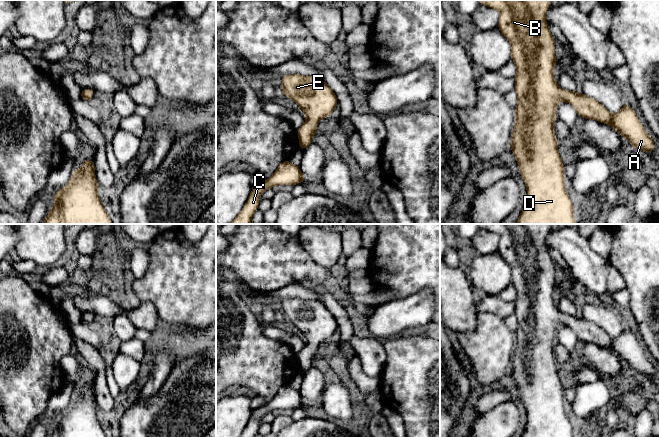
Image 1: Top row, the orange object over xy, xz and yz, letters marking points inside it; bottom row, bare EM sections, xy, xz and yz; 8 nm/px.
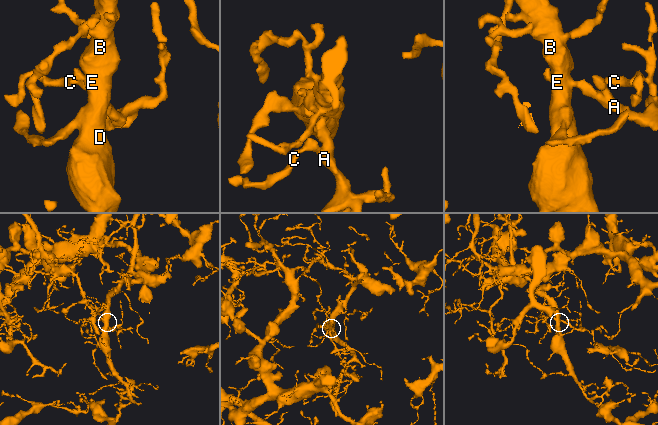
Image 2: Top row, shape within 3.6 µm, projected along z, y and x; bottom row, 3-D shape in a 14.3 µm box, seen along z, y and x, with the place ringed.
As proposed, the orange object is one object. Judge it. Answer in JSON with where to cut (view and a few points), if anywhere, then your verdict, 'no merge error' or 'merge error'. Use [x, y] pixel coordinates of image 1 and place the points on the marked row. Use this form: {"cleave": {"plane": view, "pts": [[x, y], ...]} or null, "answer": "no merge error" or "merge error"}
{"cleave": null, "answer": "no merge error"}

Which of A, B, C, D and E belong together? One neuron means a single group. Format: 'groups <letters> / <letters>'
groups A B C D E

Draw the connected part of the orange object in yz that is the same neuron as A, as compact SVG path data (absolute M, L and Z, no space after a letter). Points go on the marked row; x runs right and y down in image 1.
M478 0L480 5L497 9L500 12L498 29L511 44L511 60L516 66L515 92L518 103L515 108L515 126L510 148L517 160L520 175L525 182L527 199L525 206L515 224L577 224L574 219L572 201L566 191L564 165L558 151L558 141L554 132L556 120L556 107L558 102L569 102L577 110L579 116L584 119L593 119L598 122L611 125L622 137L625 137L632 148L638 148L643 152L652 153L654 141L645 131L638 120L636 112L626 103L621 110L612 115L601 103L576 91L562 90L554 80L554 68L556 63L554 37L545 20L546 10L551 7L551 0Z

